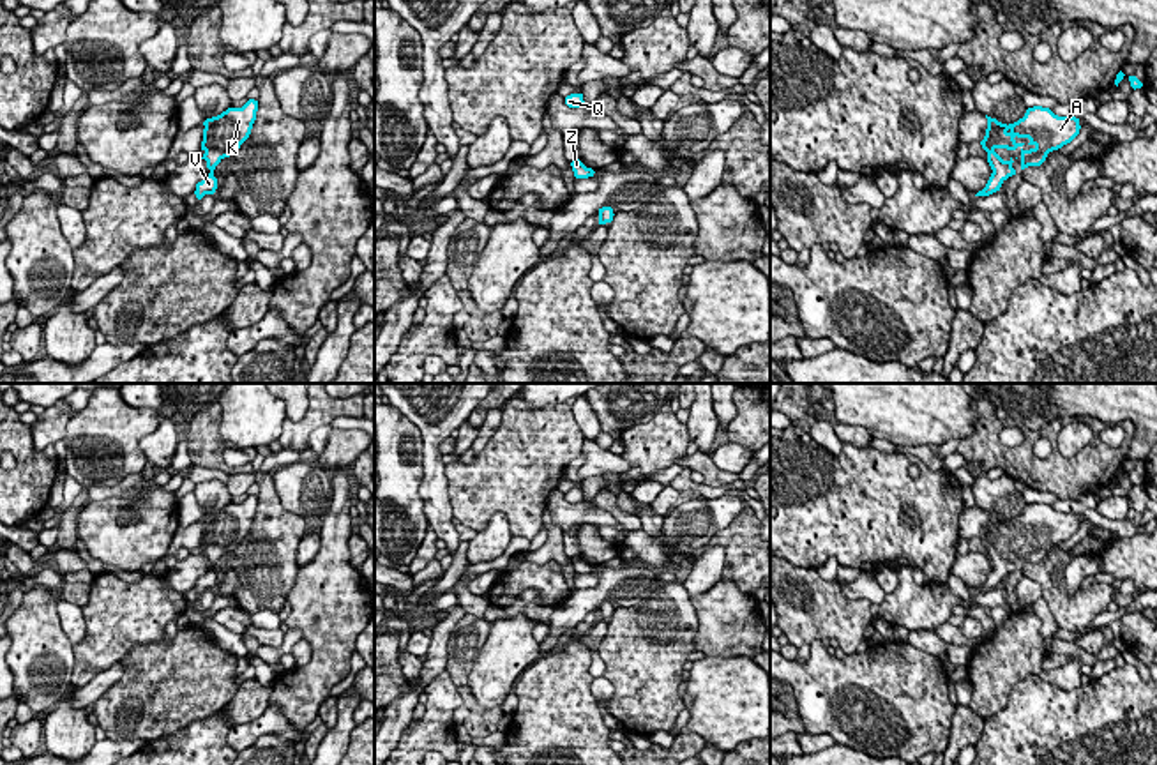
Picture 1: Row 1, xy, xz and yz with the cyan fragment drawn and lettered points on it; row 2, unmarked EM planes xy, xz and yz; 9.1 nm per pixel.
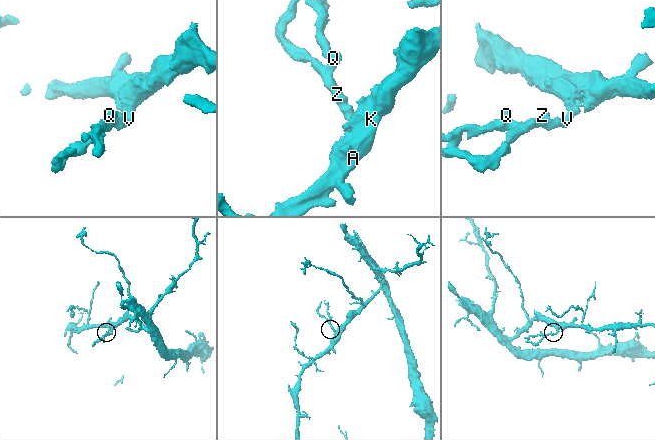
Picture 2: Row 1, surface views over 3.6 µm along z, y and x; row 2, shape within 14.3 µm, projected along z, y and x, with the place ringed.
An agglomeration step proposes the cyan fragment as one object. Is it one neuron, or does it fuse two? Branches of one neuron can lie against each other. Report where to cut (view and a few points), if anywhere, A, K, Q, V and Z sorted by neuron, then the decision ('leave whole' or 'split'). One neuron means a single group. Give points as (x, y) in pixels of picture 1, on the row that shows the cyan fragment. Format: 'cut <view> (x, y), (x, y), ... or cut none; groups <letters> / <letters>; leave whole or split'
cut none; groups A K Q V Z; leave whole

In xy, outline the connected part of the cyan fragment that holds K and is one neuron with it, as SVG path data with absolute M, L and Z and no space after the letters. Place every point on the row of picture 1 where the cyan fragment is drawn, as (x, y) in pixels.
M249 99L242 108L228 108L217 117L203 122L201 159L207 161L210 173L196 184L196 198L214 194L217 189L217 178L214 177L216 166L233 155L240 145L249 138L253 124L256 120L258 101Z

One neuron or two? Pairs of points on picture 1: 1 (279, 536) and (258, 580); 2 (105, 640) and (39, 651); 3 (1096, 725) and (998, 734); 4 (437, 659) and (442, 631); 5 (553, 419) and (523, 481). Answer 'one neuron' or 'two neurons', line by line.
1: one neuron
2: two neurons
3: one neuron
4: one neuron
5: one neuron

